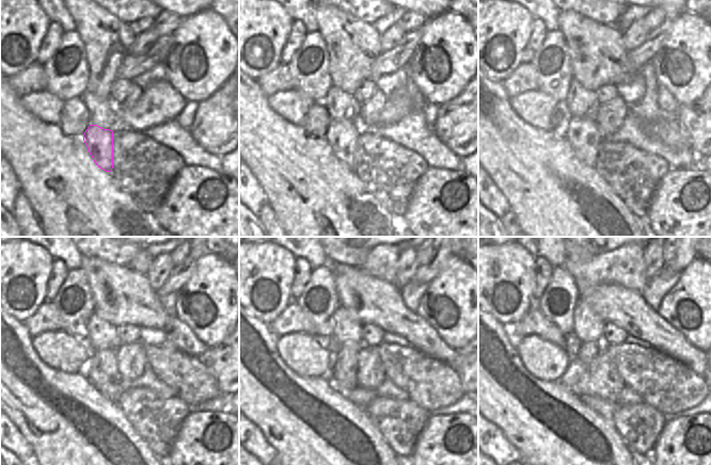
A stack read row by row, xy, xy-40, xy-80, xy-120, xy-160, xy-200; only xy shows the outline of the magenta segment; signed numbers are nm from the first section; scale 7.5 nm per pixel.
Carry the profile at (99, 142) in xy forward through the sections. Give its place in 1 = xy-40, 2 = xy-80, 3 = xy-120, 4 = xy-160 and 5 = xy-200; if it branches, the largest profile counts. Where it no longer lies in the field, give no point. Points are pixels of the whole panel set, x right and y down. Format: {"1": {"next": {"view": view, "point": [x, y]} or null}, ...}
{"1": {"next": {"view": "xy-40", "point": [342, 135]}}, "2": {"next": {"view": "xy-80", "point": [583, 134]}}, "3": {"next": {"view": "xy-120", "point": [101, 369]}}, "4": {"next": {"view": "xy-160", "point": [344, 371]}}, "5": {"next": {"view": "xy-200", "point": [587, 351]}}}

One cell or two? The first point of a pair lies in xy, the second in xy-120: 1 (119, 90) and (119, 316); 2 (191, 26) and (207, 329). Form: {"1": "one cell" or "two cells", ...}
{"1": "two cells", "2": "one cell"}

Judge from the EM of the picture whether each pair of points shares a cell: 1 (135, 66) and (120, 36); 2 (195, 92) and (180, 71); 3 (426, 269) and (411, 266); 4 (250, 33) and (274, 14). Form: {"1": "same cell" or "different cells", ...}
{"1": "different cells", "2": "same cell", "3": "different cells", "4": "same cell"}

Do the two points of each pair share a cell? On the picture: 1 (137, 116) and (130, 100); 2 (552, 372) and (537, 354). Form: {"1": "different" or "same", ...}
{"1": "different", "2": "same"}

